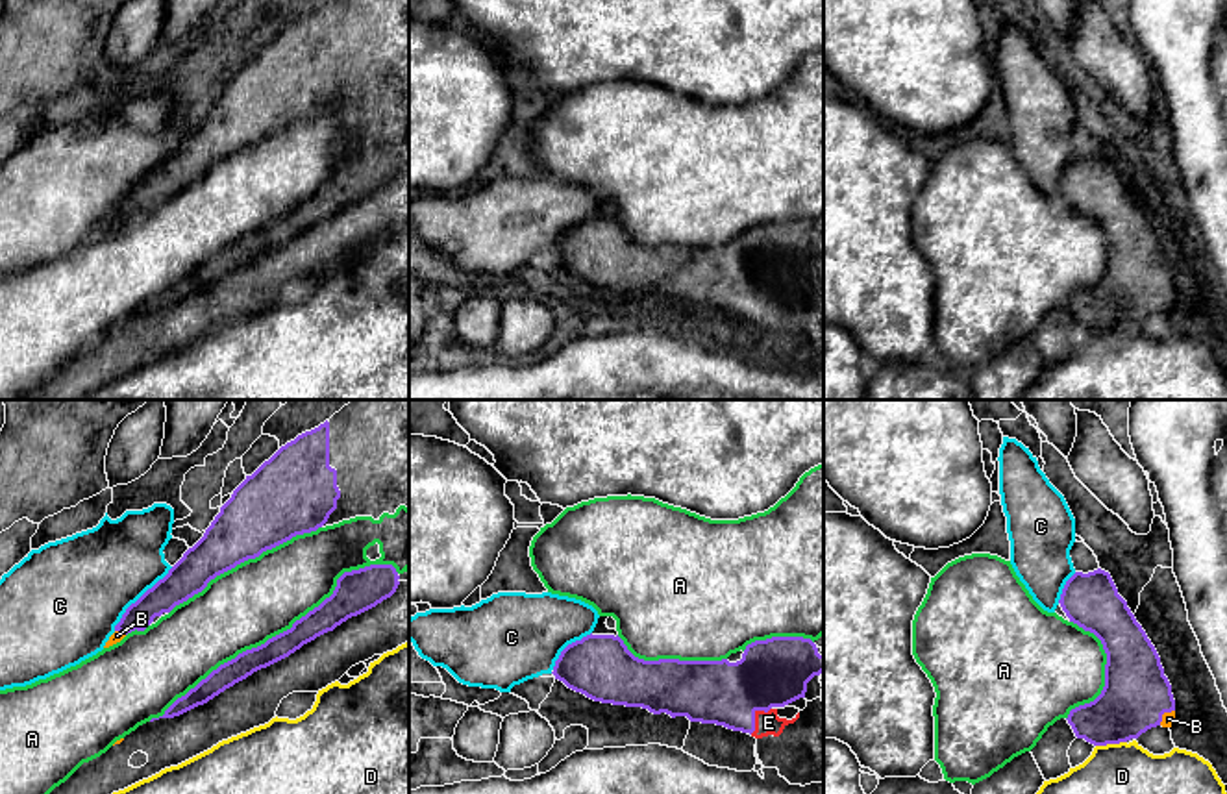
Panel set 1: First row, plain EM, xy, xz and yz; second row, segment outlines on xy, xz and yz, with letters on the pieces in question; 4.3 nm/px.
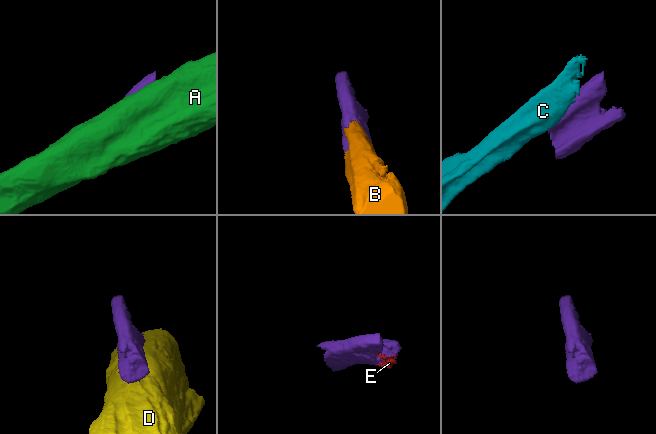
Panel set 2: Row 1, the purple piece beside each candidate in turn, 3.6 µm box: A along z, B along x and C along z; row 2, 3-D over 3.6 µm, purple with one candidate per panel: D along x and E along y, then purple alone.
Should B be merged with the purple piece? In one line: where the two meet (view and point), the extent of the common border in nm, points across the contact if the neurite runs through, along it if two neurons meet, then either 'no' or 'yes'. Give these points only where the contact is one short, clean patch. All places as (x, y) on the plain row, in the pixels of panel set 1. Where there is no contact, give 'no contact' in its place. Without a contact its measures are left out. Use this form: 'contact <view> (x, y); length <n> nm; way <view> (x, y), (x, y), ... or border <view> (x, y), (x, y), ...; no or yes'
contact yz (1163, 298); length 100 nm; yes

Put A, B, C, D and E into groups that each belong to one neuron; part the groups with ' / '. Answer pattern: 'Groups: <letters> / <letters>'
Groups: A / B E / C / D

